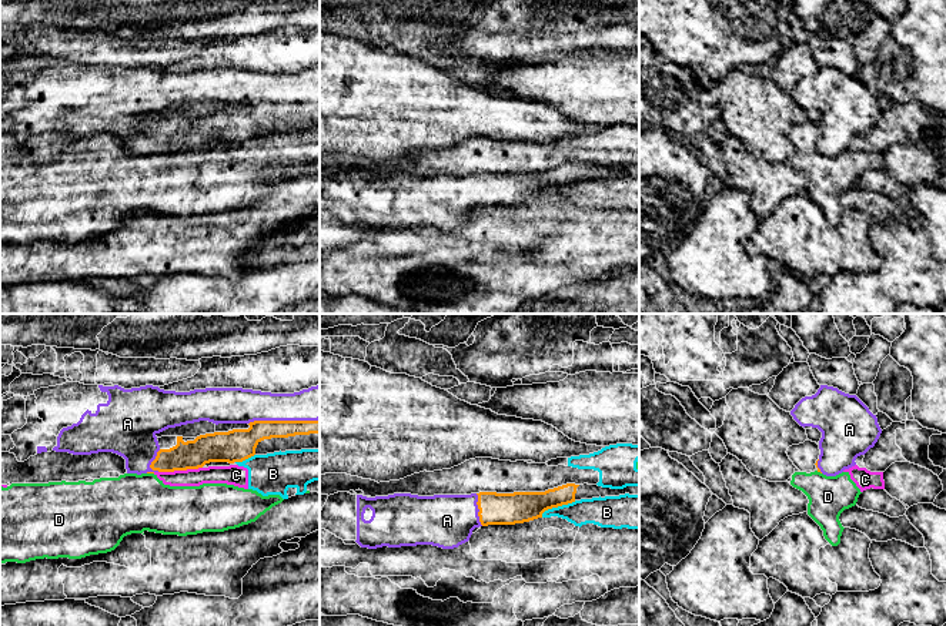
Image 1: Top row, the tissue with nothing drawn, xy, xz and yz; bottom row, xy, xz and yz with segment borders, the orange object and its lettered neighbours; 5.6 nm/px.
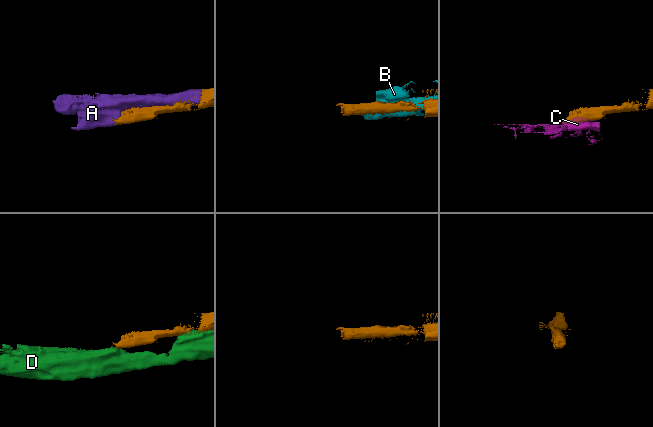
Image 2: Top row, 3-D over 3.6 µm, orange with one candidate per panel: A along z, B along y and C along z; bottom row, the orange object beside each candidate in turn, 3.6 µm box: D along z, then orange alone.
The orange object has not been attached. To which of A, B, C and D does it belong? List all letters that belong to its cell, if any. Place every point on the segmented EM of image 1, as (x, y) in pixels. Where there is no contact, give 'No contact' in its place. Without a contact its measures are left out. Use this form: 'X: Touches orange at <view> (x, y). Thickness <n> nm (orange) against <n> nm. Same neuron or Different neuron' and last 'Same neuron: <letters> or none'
A: Touches orange at xy (283, 421). Thickness 140 nm (orange) against 190 nm. Same neuron
B: Touches orange at xz (557, 506). Thickness 180 nm (orange) against 160 nm. Different neuron
C: Touches orange at xy (180, 469). Thickness 170 nm (orange) against 100 nm. Different neuron
D: Touches orange at xy (150, 472). Thickness 20 nm (orange) against 340 nm. Different neuron
Same neuron: A

